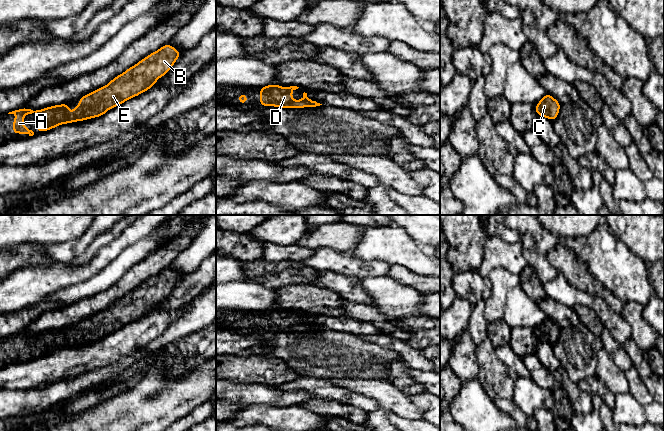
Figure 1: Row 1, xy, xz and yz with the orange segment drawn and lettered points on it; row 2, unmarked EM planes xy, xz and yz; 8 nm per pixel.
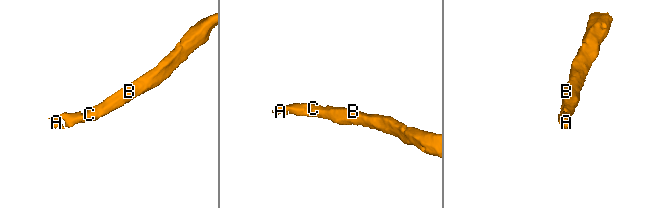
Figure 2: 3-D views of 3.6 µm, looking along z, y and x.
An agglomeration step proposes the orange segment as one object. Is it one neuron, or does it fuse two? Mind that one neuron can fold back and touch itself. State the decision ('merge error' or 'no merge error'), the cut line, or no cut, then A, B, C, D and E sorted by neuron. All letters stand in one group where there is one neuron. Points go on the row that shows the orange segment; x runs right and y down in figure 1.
no merge error | no cut | A B C D E

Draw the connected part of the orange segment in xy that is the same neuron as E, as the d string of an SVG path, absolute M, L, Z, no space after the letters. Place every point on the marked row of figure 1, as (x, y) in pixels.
M165 44L122 74L117 75L107 85L82 96L77 107L71 111L71 116L68 103L36 111L24 107L9 112L8 114L16 115L12 130L16 136L19 133L33 136L34 132L24 126L23 118L34 112L36 113L36 129L40 133L59 125L103 116L108 110L151 89L159 78L171 70L180 56L179 50L170 44Z

